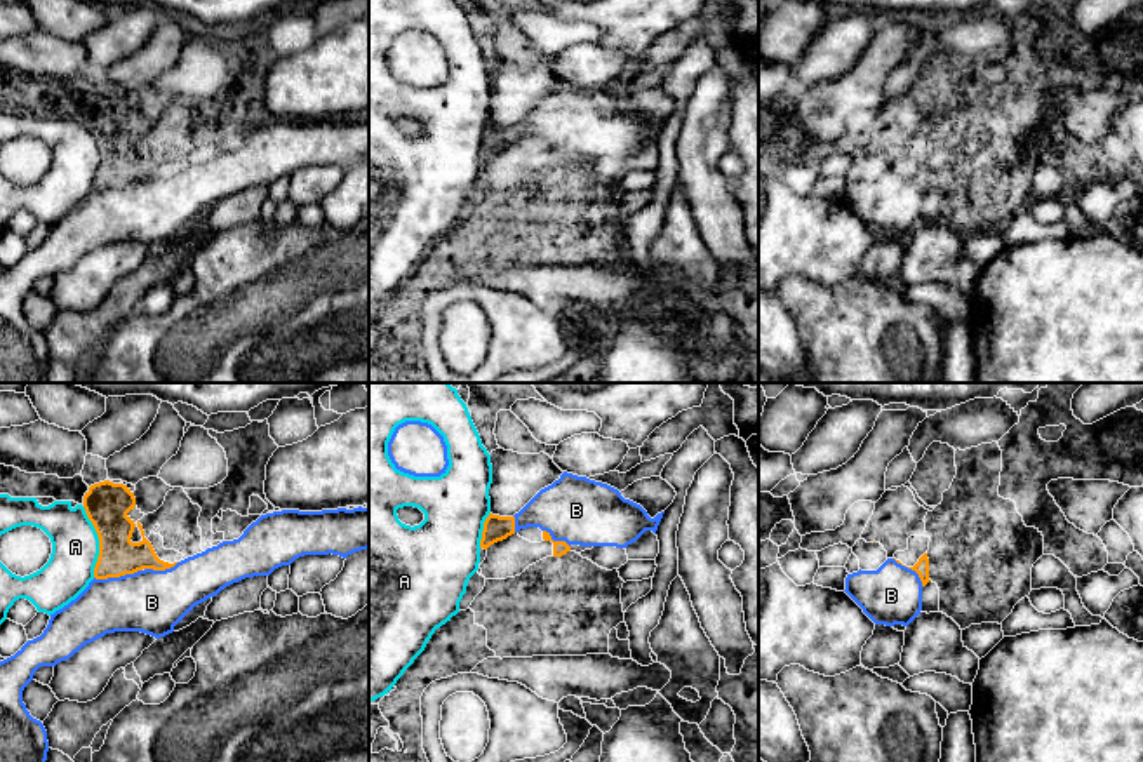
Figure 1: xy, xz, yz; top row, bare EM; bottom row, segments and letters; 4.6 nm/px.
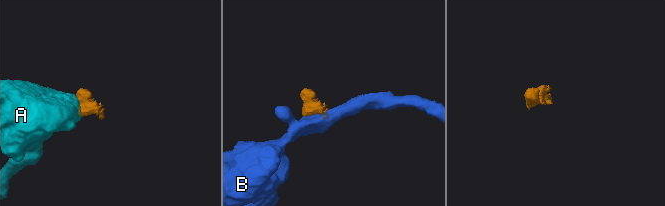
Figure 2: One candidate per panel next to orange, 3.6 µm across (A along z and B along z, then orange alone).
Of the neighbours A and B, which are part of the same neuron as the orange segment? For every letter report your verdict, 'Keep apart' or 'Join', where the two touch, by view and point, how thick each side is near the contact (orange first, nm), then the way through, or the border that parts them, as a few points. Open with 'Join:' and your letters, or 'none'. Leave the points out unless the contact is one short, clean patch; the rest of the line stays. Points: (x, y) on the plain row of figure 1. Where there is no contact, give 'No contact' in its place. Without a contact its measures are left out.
Join: B
A: Keep apart. Touches orange at xy (100, 152). Thickness 200 nm (orange) against 220 nm. Boundary: xy (82, 117), (98, 148), (94, 187)
B: Join. Touches orange at xy (117, 187). Thickness 180 nm (orange) against 300 nm. Path across: xy (119, 166), (117, 187), (141, 211), (152, 213)

